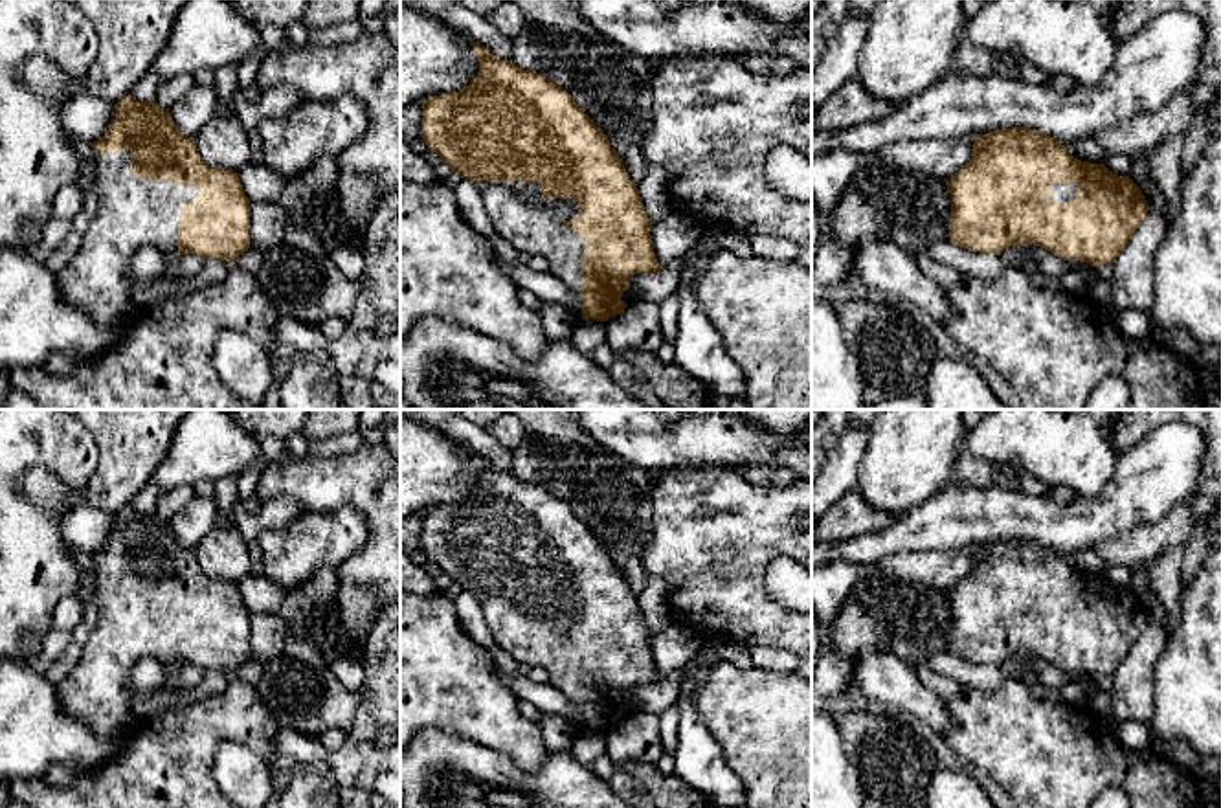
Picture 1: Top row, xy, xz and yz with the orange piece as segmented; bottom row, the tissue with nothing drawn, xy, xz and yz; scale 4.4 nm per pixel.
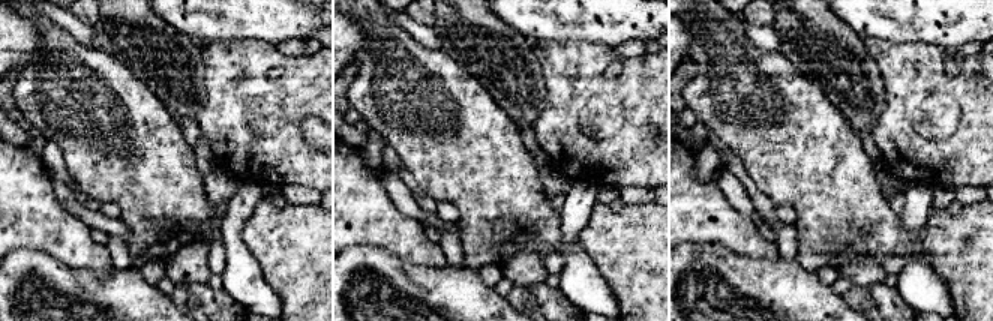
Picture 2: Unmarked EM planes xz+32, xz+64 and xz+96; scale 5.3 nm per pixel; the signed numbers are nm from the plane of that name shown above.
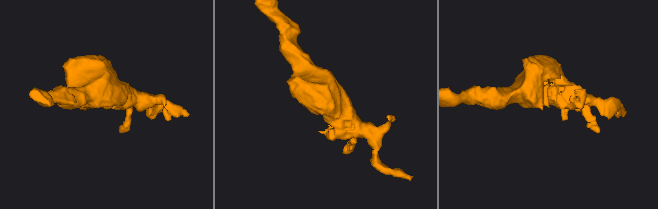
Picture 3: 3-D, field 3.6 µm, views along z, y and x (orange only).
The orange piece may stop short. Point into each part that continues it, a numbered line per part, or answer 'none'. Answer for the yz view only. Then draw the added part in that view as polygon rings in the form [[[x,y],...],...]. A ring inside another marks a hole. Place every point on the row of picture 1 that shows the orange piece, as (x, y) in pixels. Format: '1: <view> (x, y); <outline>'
1: yz (1064, 193); [[[1054,184],[1052,185],[1052,202],[1063,202],[1063,204],[1070,204],[1072,198],[1078,193],[1078,185],[1076,184]]]

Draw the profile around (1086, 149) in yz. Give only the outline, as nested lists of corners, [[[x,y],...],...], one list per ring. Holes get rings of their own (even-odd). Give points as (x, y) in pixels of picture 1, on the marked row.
[[[1085,136],[1076,140],[1072,156],[1089,163],[1105,163],[1109,154],[1096,140],[1092,140],[1091,136]]]

